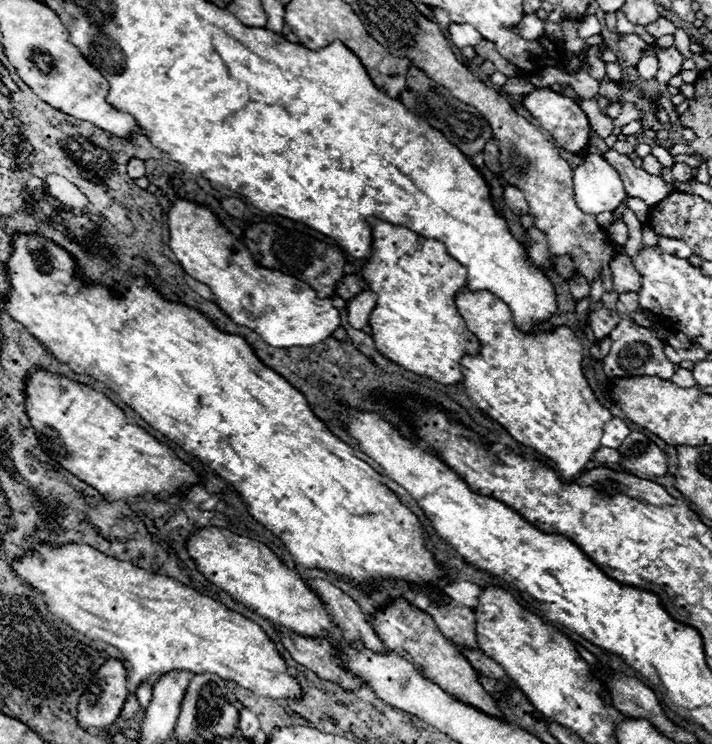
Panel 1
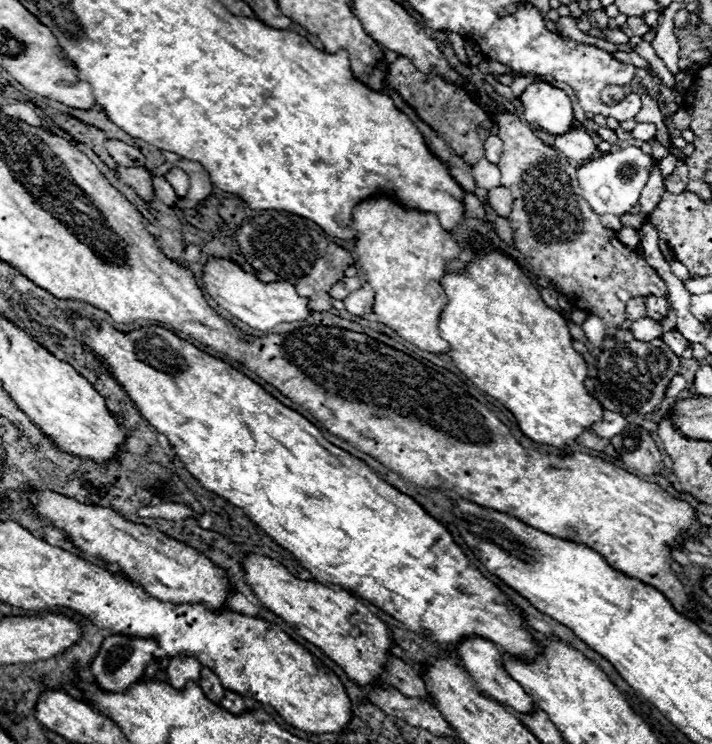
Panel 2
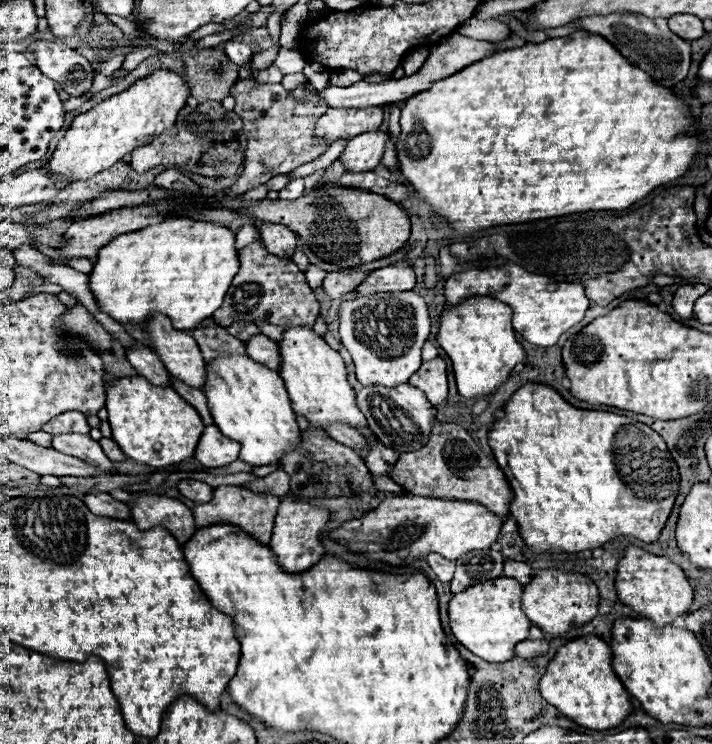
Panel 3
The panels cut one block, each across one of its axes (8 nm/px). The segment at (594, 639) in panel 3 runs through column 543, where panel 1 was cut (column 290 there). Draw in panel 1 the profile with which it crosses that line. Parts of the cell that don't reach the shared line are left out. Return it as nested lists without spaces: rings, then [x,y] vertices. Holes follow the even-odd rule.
[[[38,544],[30,556],[14,564],[14,570],[44,594],[46,604],[60,620],[92,640],[116,646],[126,656],[132,670],[126,682],[130,694],[152,674],[188,670],[218,674],[258,696],[300,696],[298,682],[288,676],[282,656],[258,624],[174,578],[152,574],[84,544],[62,548]]]

